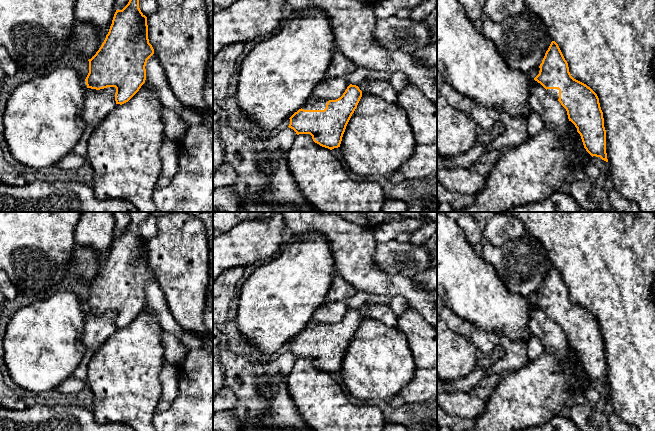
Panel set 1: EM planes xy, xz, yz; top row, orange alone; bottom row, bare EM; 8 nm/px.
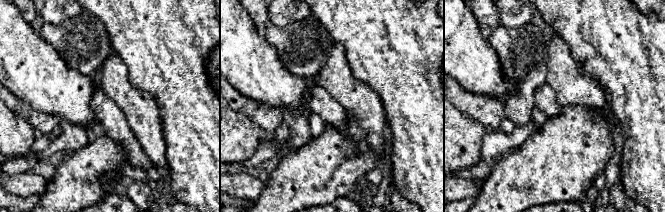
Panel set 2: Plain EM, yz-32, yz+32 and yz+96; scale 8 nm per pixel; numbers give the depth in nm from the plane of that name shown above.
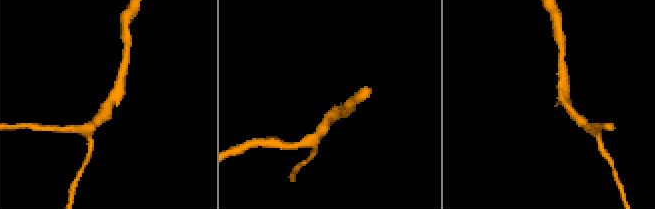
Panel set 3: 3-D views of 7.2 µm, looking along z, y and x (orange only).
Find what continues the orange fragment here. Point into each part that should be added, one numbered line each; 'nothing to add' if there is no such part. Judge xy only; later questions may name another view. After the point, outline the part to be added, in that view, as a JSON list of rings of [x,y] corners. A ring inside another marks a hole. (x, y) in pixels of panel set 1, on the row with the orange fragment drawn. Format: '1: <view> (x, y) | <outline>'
nothing to add

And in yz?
1: yz (554, 92) | [[[547,89],[547,92],[551,94],[557,100],[559,99],[559,90],[558,89]]]

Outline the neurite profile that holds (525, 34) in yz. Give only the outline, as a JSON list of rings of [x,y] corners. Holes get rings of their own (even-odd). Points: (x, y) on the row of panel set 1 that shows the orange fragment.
[[[529,8],[500,22],[494,22],[489,18],[485,18],[482,26],[482,34],[495,45],[503,61],[509,67],[529,74],[536,67],[540,66],[552,42],[541,18]]]

